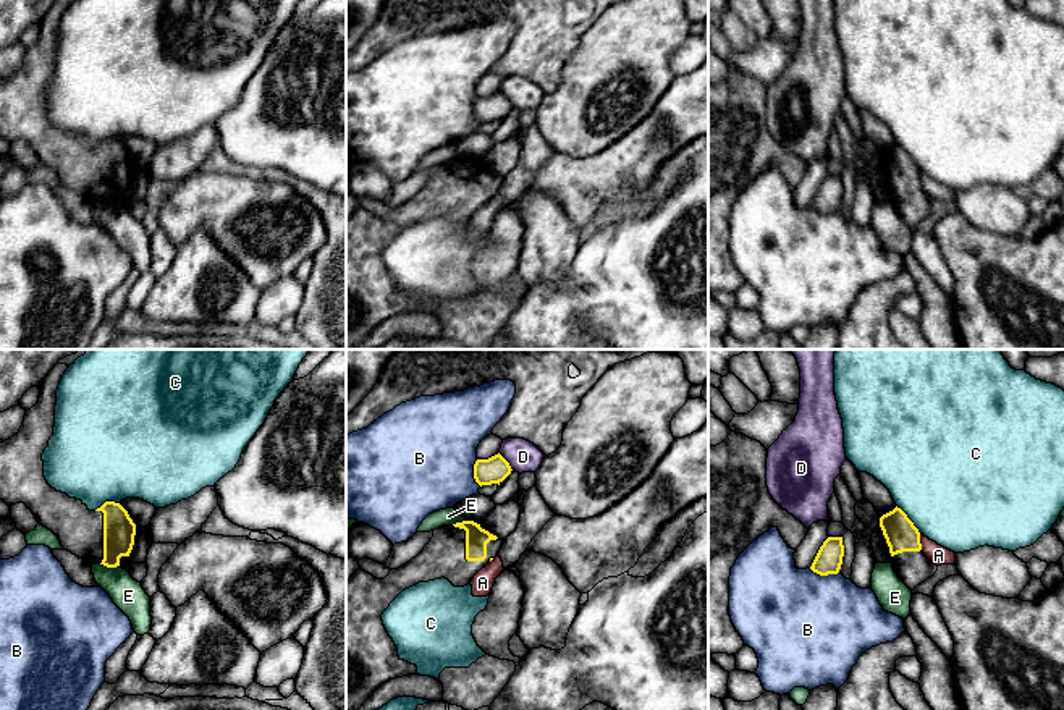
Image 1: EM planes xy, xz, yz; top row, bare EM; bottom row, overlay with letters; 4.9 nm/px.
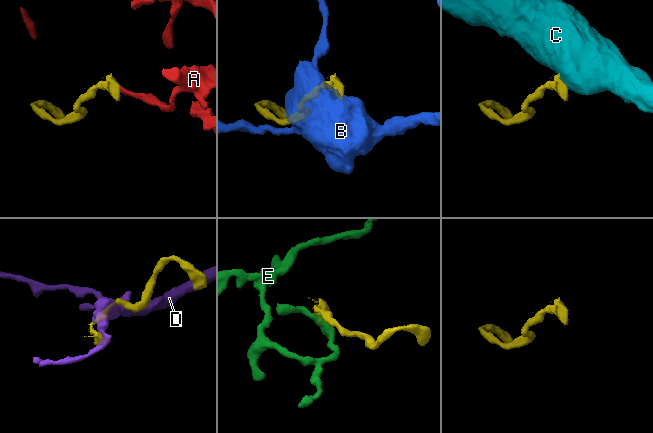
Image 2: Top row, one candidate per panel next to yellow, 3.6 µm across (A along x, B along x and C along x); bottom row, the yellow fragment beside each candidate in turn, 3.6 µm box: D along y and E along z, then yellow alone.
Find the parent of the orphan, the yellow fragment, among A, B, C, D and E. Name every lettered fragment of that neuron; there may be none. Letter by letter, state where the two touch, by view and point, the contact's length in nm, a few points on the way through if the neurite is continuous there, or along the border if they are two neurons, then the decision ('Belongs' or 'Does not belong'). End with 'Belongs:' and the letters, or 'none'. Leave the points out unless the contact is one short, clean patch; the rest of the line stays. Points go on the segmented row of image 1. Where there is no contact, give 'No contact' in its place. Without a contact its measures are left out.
A: Touches yellow at yz (919, 542). Shared border 80 nm. Boundary: yz (919, 534), (922, 549). Does not belong
B: Touches yellow at yz (823, 574). Shared border 150 nm. Boundary: yz (809, 568), (820, 574), (838, 573). Does not belong
C: Touches yellow at yz (909, 519). Shared border 190 nm. Boundary: yz (896, 505), (920, 532). Does not belong
D: Touches yellow at xz (506, 461). Shared border 120 nm. Does not belong
E: Touches yellow at xy (109, 566). Shared border 110 nm. Boundary: xy (99, 563), (118, 566). Does not belong
Belongs: none

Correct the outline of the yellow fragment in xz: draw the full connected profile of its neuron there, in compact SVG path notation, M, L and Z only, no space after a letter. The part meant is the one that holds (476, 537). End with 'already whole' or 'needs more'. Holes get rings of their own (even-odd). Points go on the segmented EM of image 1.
M474 521L441 526L409 563L385 579L357 569L346 582L346 710L362 704L386 681L417 674L398 657L382 615L406 589L435 579L467 585L500 552L503 540Z; needs more

